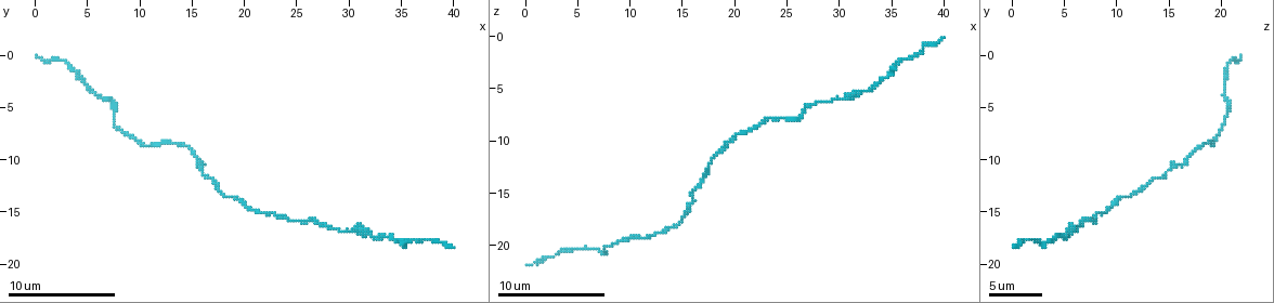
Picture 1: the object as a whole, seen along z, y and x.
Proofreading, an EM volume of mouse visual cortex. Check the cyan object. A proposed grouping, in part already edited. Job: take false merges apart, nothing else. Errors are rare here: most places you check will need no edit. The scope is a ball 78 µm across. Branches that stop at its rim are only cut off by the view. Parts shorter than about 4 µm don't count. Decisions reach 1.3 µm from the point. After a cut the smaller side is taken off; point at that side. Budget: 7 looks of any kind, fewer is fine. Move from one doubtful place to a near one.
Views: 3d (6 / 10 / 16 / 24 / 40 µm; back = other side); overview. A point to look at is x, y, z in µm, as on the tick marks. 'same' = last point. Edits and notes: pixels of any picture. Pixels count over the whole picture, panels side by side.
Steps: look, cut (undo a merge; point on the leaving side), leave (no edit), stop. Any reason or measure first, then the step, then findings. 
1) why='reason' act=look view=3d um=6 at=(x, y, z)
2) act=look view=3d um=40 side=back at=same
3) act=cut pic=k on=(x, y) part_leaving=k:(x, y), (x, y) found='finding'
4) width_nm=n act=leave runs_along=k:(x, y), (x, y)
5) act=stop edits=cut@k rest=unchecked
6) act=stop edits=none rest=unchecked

why='thick turns thin' act=look view=3d um=16 at=(31.8, 17.2, 5.4)

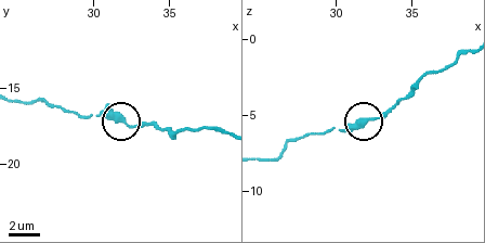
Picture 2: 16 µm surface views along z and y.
act=look view=3d um=6 at=(32.0, 17.0, 5.4)

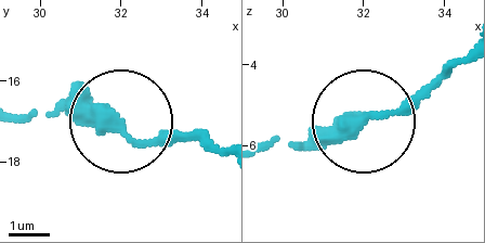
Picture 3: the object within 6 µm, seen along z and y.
act=leave runs_along=3:(23, 117), (105, 117), (146, 138), (219, 144) found='continuous, no second neuron'

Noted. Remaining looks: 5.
why='thick turns thin' act=look view=3d um=10 at=(35.6, 17.8, 2.6)

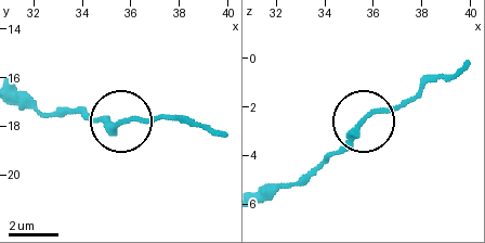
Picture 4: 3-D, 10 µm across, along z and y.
act=leave runs_along=4:(18, 99), (117, 124), (171, 117) found='one neuron here'

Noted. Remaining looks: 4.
why='calibre changes' act=look view=3d um=6 at=(15.2, 9.8, 17.0)

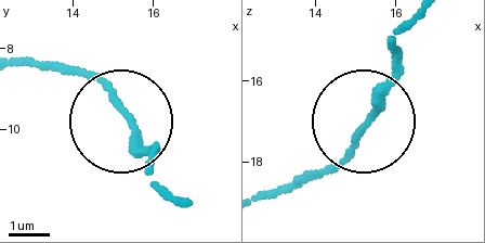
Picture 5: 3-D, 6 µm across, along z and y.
act=look view=3d um=6 side=back at=(15.40, 9.70, 16.90)

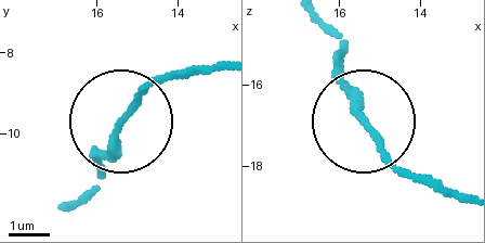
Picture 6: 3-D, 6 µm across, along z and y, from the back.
act=leave found='continuous, no second neuron'

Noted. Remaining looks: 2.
act=look view=3d um=16 at=(6.6, 4.0, 20.6)

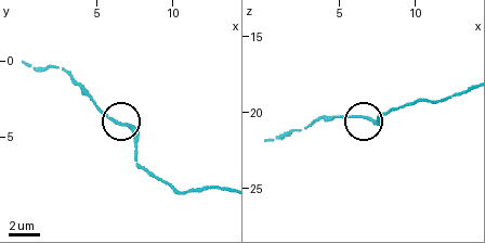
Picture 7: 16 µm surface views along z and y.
why='other side' act=look view=3d um=16 side=back at=(6.6, 4.2, 20.4)

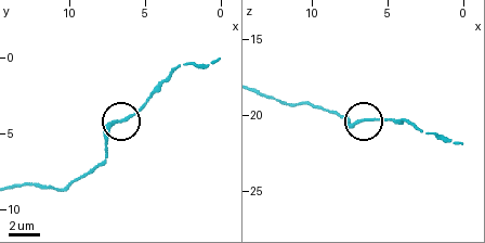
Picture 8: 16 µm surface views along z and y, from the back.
act=leave runs_along=8:(17, 186), (64, 190), (94, 170), (110, 127), (152, 93) found='one neuron here'

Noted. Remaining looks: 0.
act=stop edits=none rest=unchecked

